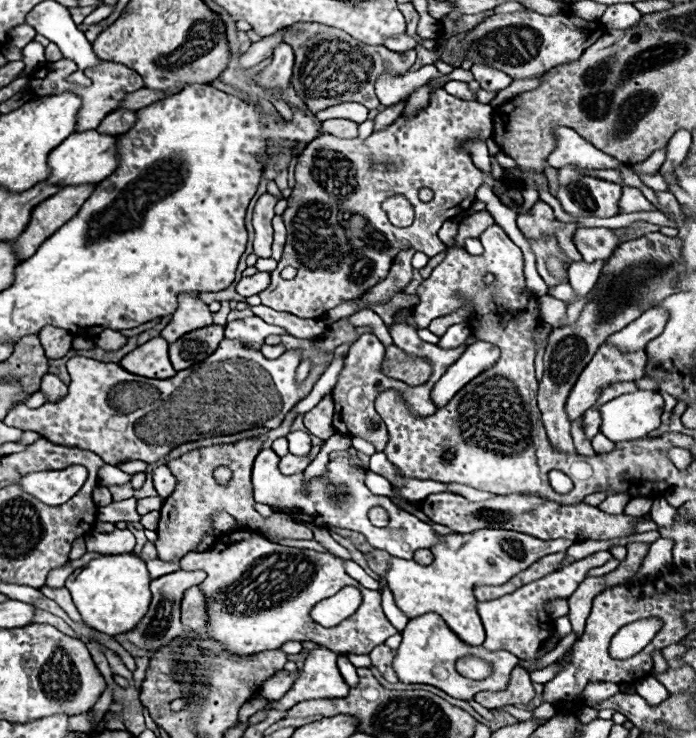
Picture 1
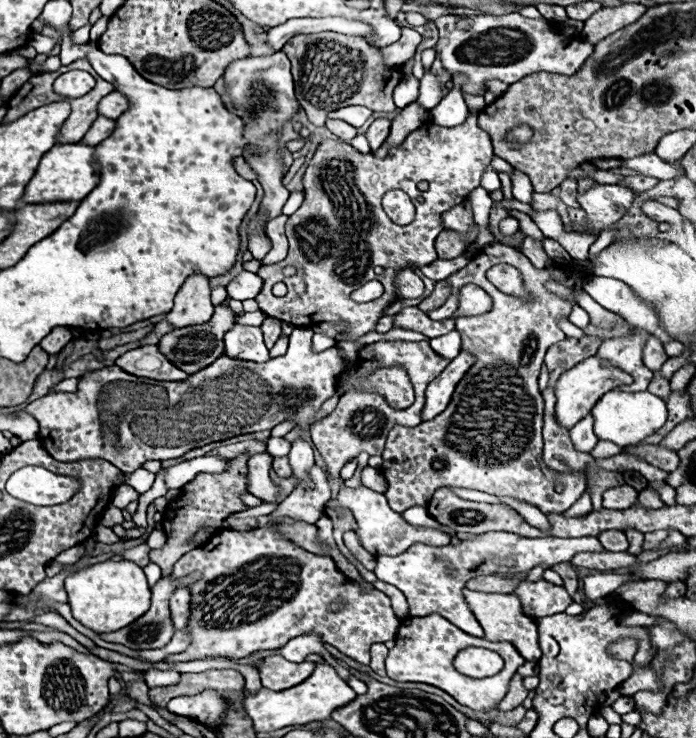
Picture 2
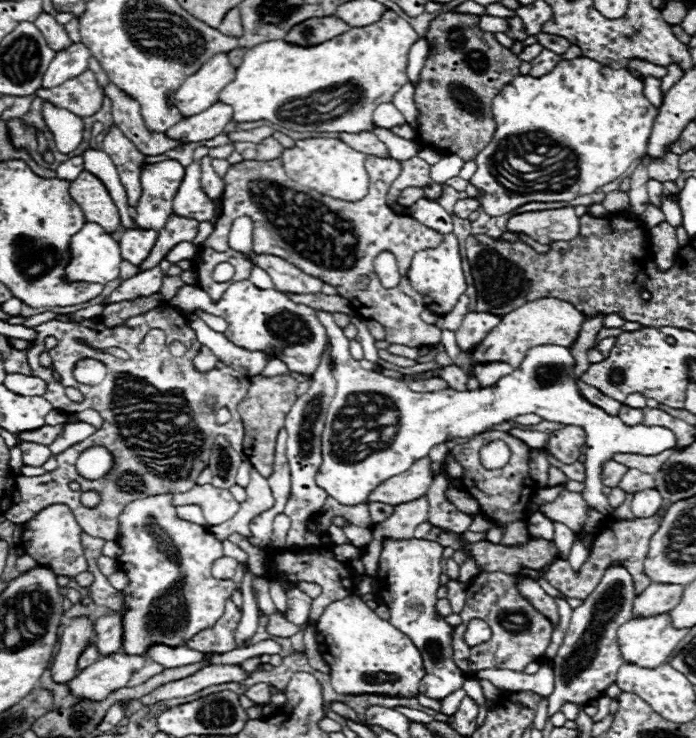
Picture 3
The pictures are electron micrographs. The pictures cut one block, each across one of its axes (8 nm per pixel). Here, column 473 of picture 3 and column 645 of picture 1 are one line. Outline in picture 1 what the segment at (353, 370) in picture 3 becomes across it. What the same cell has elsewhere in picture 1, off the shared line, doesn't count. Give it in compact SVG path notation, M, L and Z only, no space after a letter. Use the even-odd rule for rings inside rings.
M650 390L620 394L598 408L602 416L600 432L612 442L646 438L660 426L662 404L662 396Z

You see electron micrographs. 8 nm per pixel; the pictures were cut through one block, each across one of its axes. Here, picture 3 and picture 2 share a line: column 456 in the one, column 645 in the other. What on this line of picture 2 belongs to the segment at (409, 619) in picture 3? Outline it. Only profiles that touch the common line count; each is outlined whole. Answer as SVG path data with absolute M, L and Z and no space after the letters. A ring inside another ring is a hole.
M650 666L644 668L634 668L632 678L628 678L626 682L622 682L618 686L622 696L634 696L640 690L658 690L660 688L660 680L658 676L652 672Z

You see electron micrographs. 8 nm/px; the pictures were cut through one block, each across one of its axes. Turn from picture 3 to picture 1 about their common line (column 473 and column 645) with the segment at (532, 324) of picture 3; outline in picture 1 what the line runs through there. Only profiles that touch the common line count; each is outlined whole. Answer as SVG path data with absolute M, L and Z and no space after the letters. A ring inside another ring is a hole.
M602 344L602 346L598 348L596 356L592 358L592 362L584 368L584 372L578 376L576 384L572 386L572 390L570 390L568 398L566 398L566 406L564 406L566 416L568 416L570 420L580 418L580 416L584 414L584 410L588 410L588 408L594 406L594 402L596 402L596 398L600 396L600 392L602 392L604 388L608 388L610 384L616 384L616 382L634 382L634 380L644 378L646 358L648 358L648 356L646 356L644 350L624 354L624 352L620 352L618 348L614 348L614 346Z

